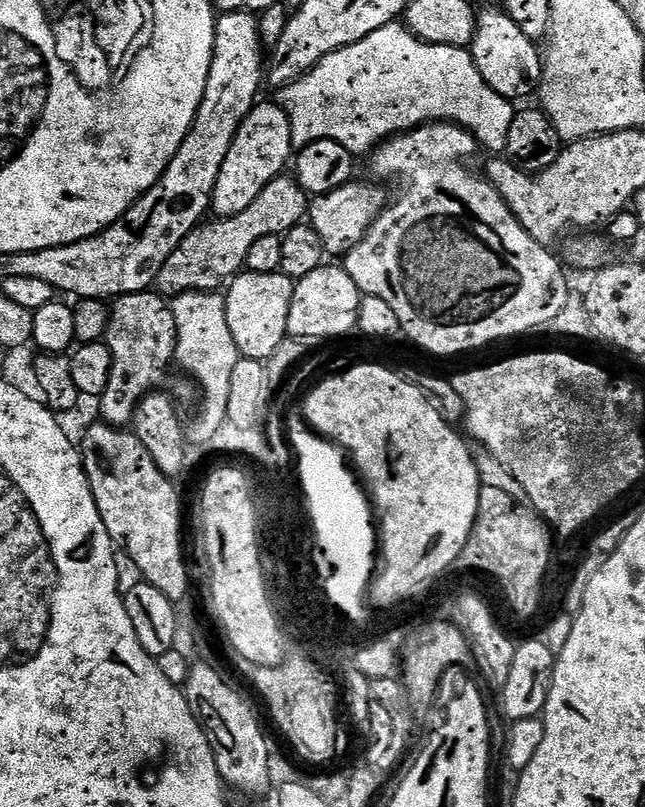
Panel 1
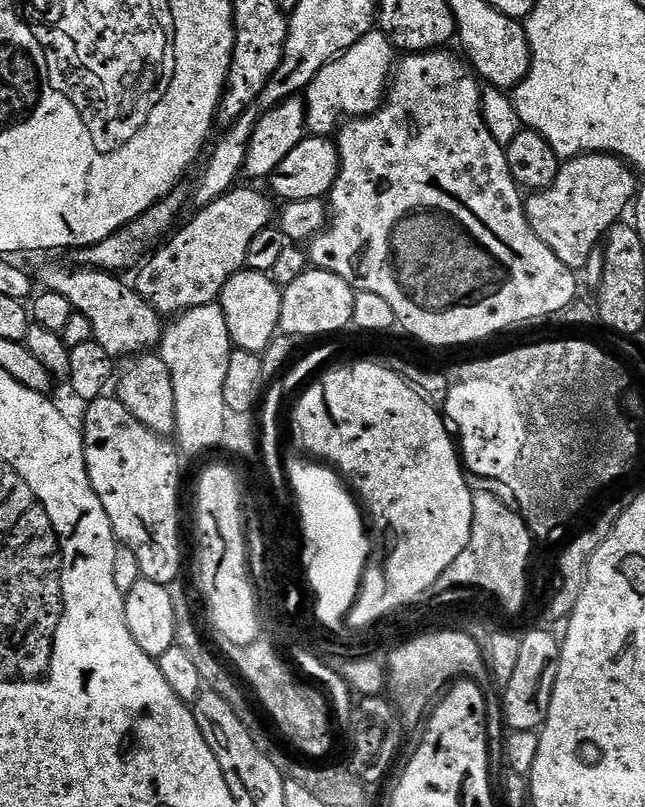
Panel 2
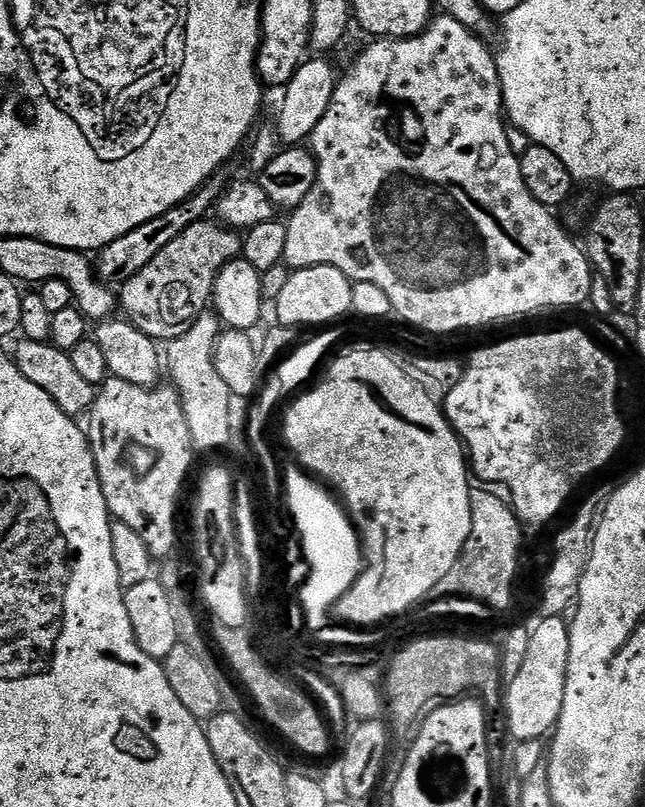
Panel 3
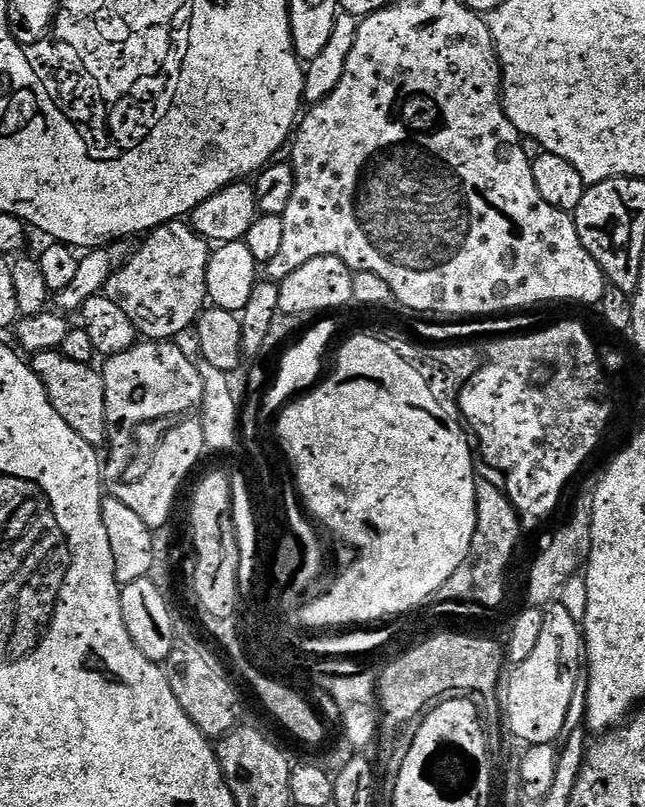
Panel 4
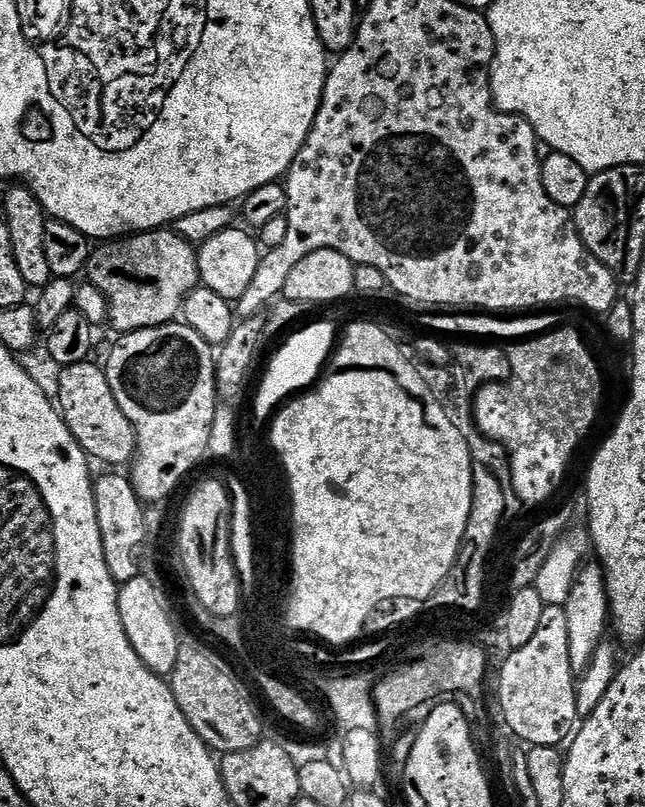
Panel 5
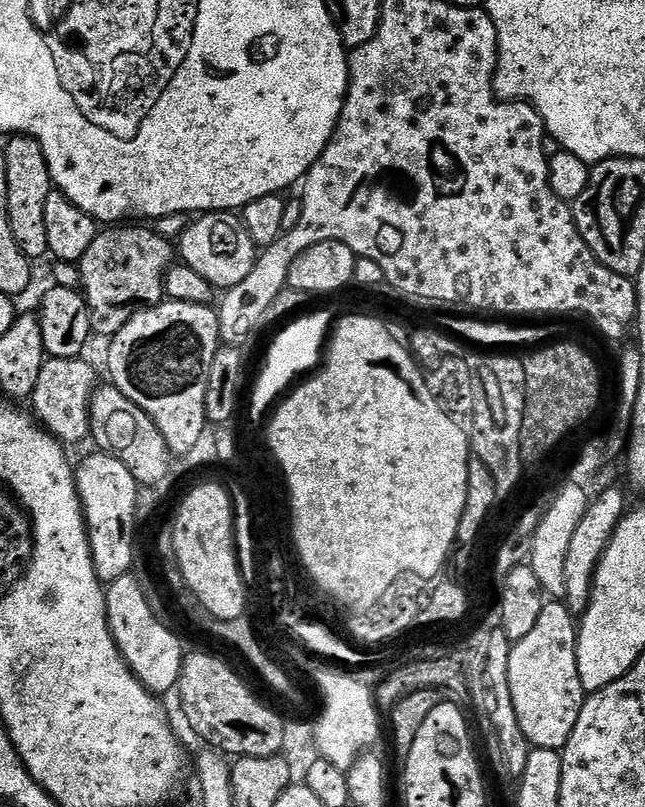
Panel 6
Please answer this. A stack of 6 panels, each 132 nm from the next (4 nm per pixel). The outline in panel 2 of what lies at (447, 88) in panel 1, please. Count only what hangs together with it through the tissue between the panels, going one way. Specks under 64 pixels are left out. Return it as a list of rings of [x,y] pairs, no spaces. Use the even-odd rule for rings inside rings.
[[[373,30],[367,32],[354,47],[347,48],[340,56],[332,59],[321,72],[311,77],[306,89],[307,131],[314,136],[331,137],[341,122],[349,118],[371,117],[385,103],[386,93],[390,88],[390,77],[394,72],[392,52],[394,53],[394,45],[391,39],[383,31]]]

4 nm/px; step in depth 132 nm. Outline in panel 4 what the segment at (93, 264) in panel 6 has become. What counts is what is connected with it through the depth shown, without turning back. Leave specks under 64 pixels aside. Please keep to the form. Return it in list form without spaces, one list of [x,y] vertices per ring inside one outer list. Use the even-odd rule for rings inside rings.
[[[183,219],[172,220],[163,224],[143,237],[144,245],[133,251],[131,259],[116,275],[111,276],[104,287],[103,295],[116,302],[119,309],[130,318],[137,333],[152,342],[168,342],[180,338],[184,331],[191,329],[205,311],[209,303],[208,287],[206,286],[206,270],[210,255],[209,241],[204,240],[192,229],[191,223]]]

